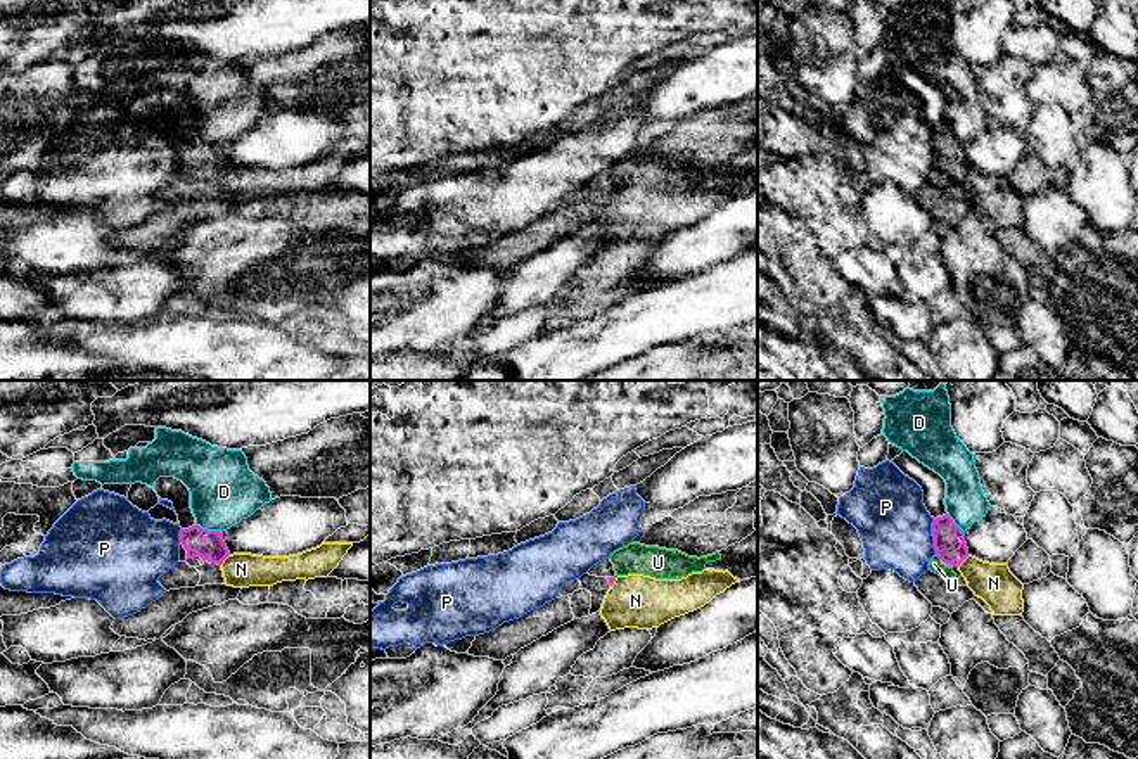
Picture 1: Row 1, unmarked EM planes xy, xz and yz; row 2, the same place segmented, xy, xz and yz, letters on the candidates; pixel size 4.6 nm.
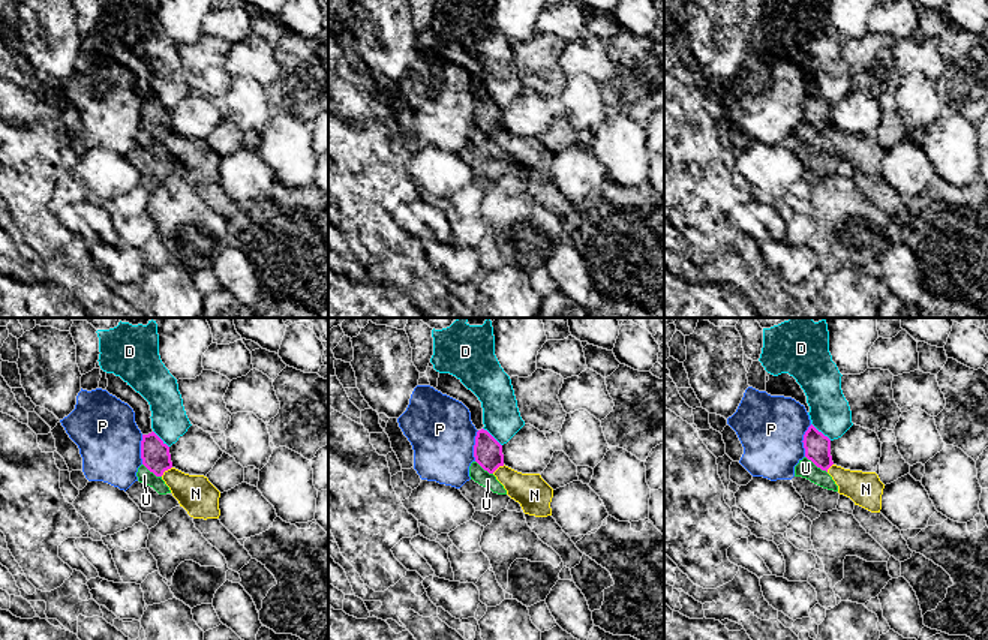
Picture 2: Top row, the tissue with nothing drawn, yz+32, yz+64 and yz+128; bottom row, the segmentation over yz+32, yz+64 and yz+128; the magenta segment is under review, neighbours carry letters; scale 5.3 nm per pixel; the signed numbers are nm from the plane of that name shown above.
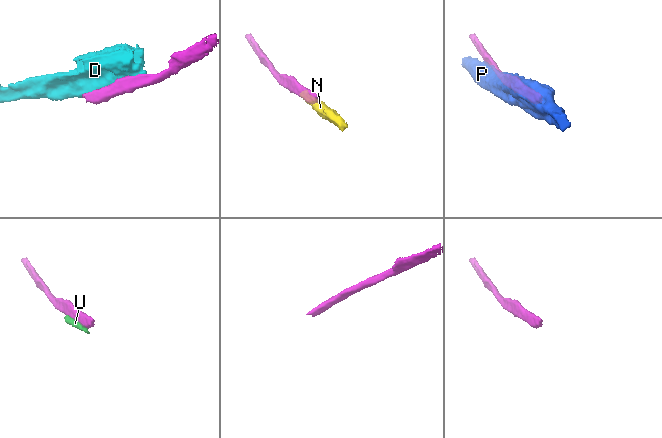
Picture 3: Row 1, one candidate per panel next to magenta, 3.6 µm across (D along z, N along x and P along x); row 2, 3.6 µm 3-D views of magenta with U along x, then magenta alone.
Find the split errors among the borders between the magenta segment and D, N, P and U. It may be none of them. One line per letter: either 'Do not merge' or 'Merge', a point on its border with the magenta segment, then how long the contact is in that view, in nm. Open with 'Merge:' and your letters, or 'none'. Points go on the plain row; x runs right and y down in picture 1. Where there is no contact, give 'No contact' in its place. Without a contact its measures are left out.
Merge: none
D: Do not merge. Touches magenta at xy (206, 142). Shared border 140 nm
N: Do not merge. Touches magenta at yz (962, 173). Shared border 80 nm
P: Do not merge. Touches magenta at yz (933, 147). Shared border 170 nm
U: Do not merge. Touches magenta at yz (939, 170). Shared border 40 nm

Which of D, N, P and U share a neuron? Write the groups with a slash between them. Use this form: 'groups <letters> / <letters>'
groups D / N U / P

